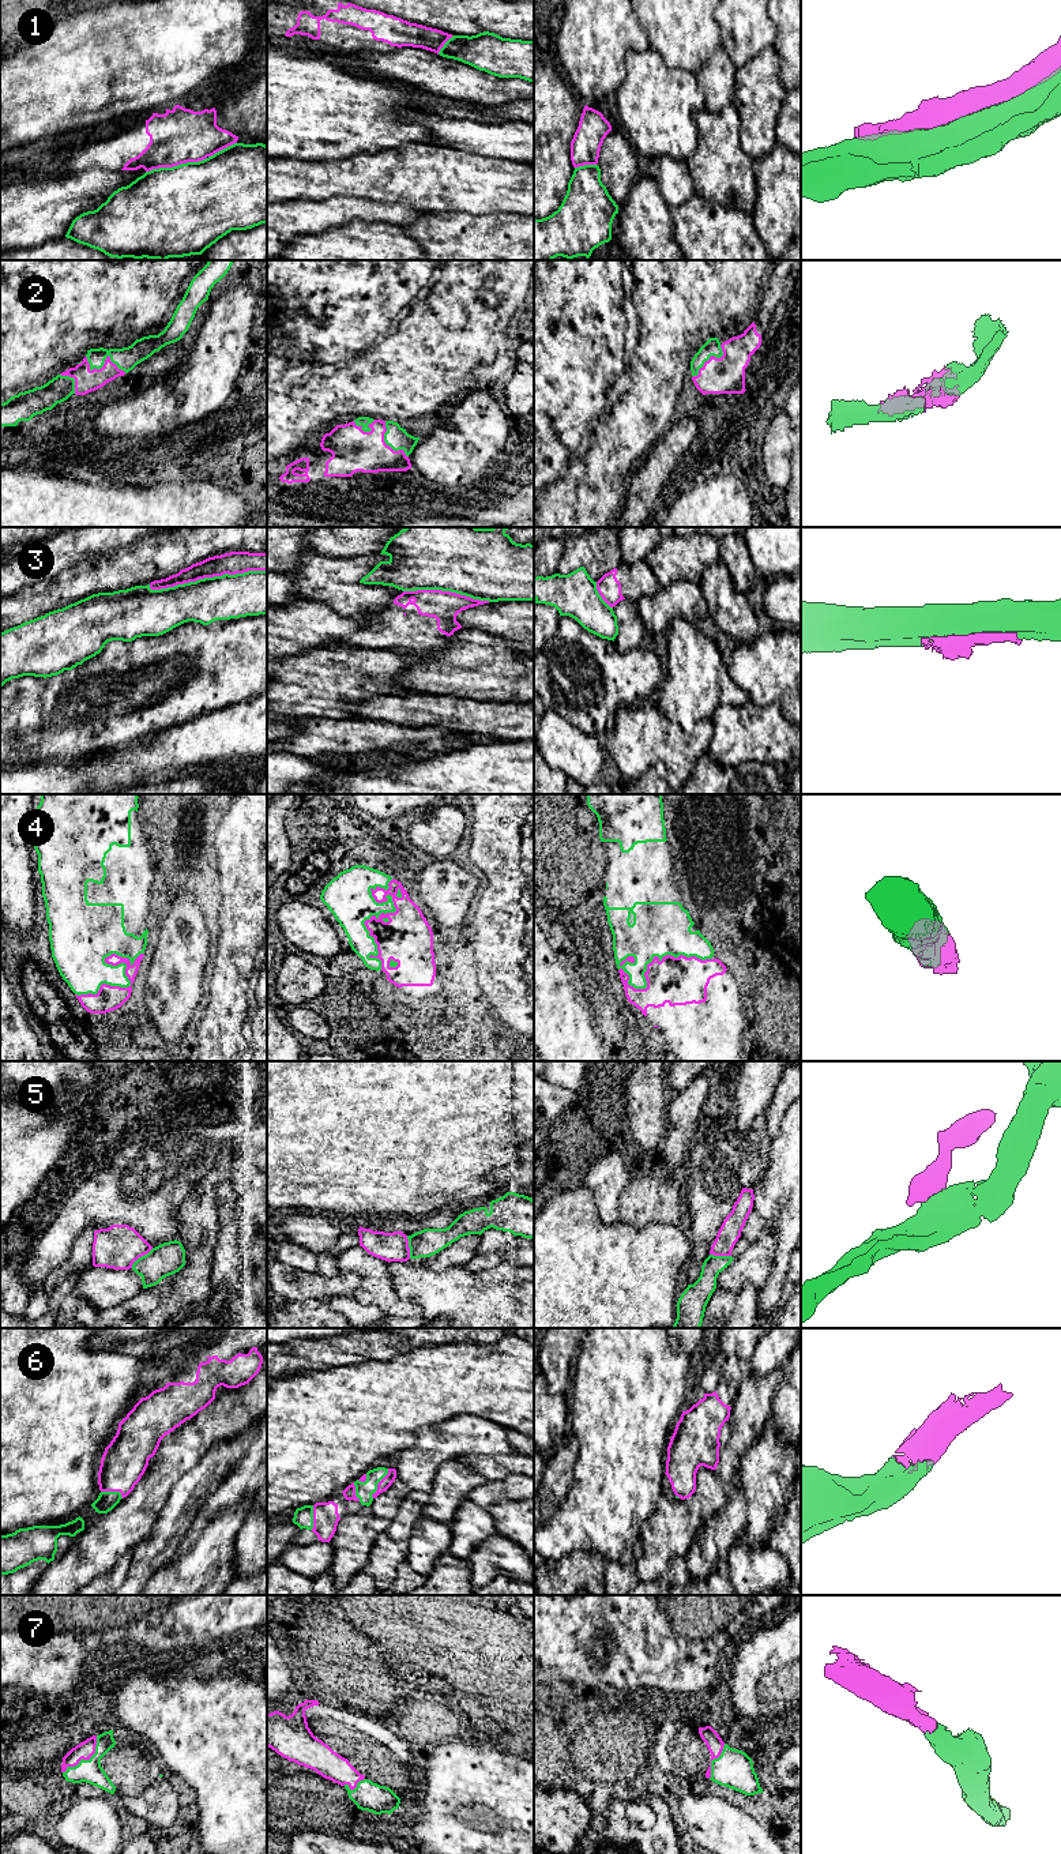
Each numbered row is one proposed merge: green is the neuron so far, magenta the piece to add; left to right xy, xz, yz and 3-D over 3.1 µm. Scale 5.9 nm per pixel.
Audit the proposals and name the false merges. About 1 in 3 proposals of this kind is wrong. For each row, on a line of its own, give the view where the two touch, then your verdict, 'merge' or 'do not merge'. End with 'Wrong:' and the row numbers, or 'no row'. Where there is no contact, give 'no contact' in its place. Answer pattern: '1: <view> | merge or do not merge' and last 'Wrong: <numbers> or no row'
1: xy | do not merge
2: xy | merge
3: xy | do not merge
4: xz | merge
5: xy | do not merge
6: xz | merge
7: xy | merge
Wrong: 1, 3, 5

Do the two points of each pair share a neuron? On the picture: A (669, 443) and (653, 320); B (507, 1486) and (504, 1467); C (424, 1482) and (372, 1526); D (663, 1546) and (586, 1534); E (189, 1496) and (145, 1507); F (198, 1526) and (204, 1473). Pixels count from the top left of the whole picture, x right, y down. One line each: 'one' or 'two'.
A: two
B: two
C: two
D: two
E: two
F: two

